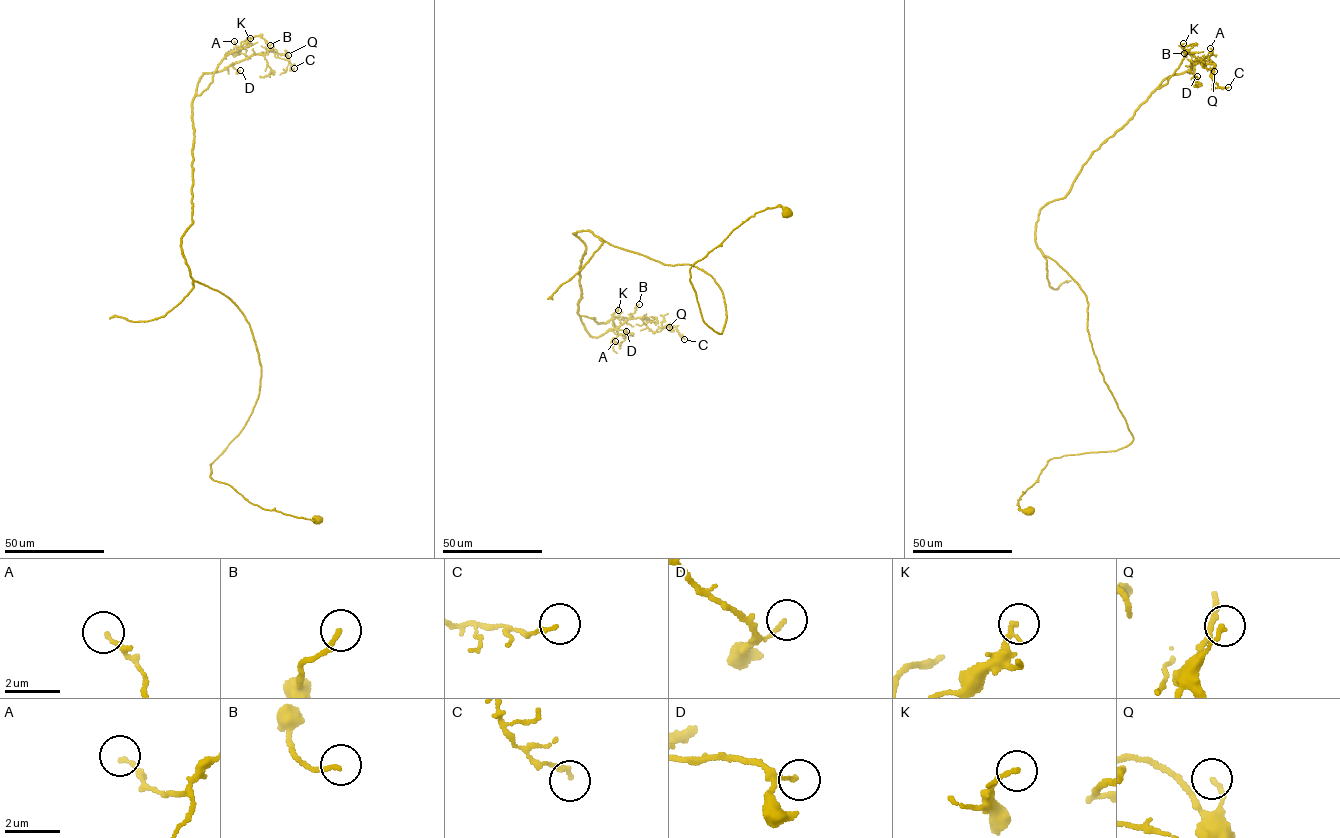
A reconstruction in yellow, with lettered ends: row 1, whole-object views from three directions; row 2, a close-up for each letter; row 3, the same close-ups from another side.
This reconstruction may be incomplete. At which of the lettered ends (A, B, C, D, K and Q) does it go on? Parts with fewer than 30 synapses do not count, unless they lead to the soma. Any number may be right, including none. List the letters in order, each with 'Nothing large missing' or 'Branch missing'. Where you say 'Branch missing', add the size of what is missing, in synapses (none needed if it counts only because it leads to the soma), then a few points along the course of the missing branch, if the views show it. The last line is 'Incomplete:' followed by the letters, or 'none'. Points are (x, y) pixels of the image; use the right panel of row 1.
A: Nothing large missing
B: Nothing large missing
C: Nothing large missing
D: Nothing large missing
K: Nothing large missing
Q: Nothing large missing
Incomplete: none

